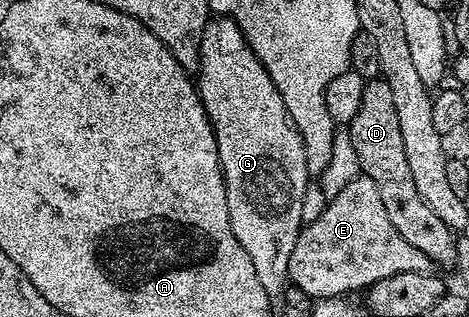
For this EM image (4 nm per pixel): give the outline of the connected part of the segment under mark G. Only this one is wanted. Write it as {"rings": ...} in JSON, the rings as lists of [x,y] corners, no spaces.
{"rings":[[[215,16],[204,27],[198,44],[196,88],[202,106],[210,117],[210,126],[214,129],[222,178],[226,180],[232,235],[236,235],[248,259],[252,259],[260,287],[264,287],[271,299],[280,299],[290,284],[288,259],[292,259],[292,247],[296,247],[296,239],[302,232],[302,200],[306,197],[306,184],[312,181],[311,174],[306,171],[306,147],[302,144],[302,134],[294,128],[290,113],[284,107],[284,99],[280,91],[276,91],[276,83],[272,83],[270,73],[248,47],[236,23],[228,17]]]}

